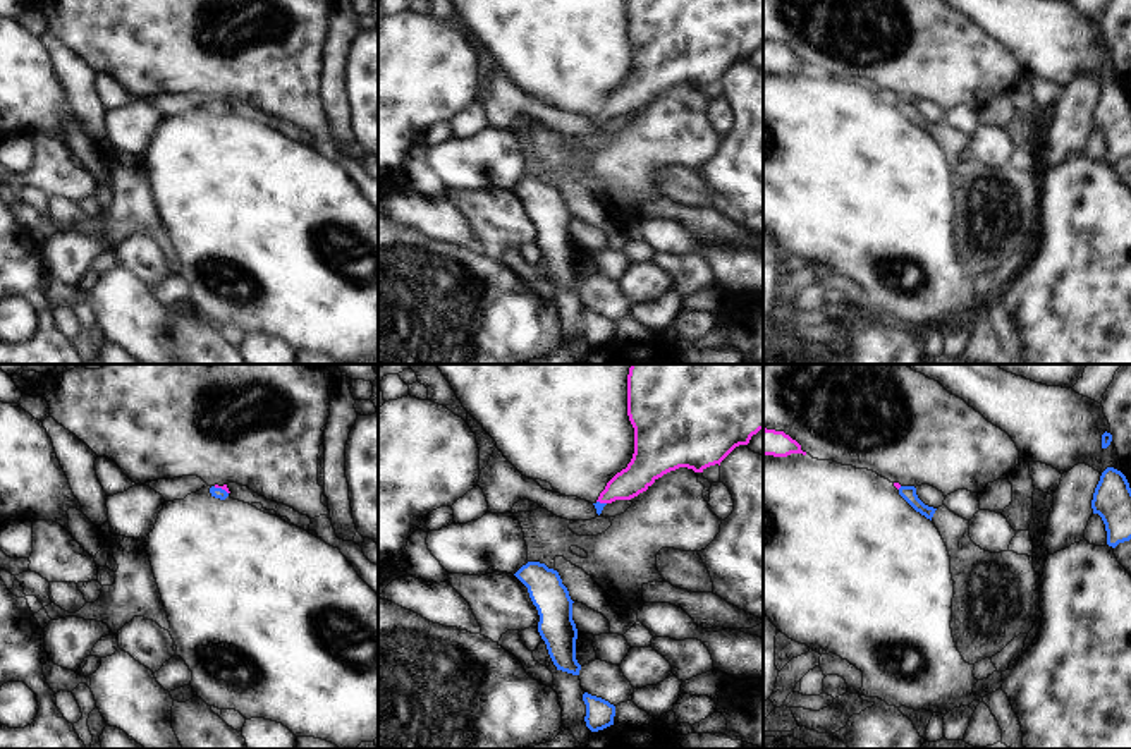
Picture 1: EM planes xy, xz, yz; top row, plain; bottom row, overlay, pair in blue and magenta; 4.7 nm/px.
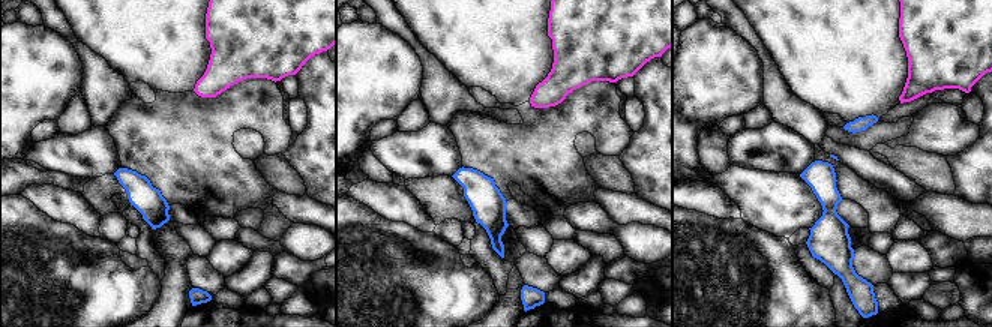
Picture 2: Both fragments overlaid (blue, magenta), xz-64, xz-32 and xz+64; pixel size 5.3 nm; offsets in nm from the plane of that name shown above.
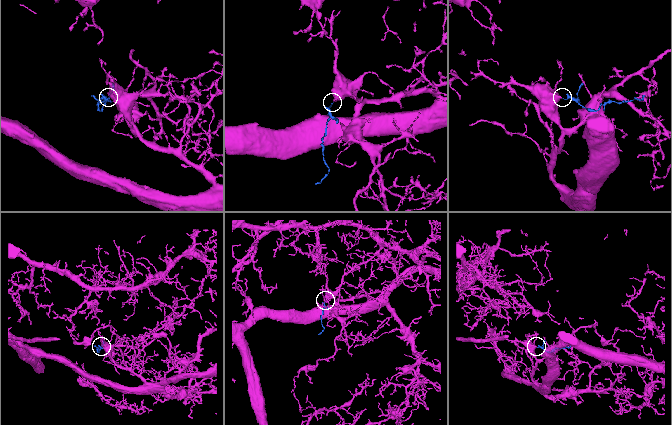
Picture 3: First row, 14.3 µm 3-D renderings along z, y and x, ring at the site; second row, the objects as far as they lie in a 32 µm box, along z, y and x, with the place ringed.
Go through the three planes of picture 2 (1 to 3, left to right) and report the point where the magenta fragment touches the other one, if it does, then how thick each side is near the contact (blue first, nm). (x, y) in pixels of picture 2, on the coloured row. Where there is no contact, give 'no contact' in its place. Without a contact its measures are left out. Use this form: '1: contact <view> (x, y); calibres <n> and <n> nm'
1: no contact
2: no contact
3: no contact

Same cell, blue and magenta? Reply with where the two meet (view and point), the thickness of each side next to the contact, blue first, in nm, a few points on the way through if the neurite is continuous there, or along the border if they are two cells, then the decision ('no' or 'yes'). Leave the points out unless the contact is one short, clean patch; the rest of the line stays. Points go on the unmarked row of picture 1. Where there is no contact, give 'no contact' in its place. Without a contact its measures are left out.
xy (220, 103) | 50/20 nm | across xy (220, 109), (220, 103), (224, 102) | yes

